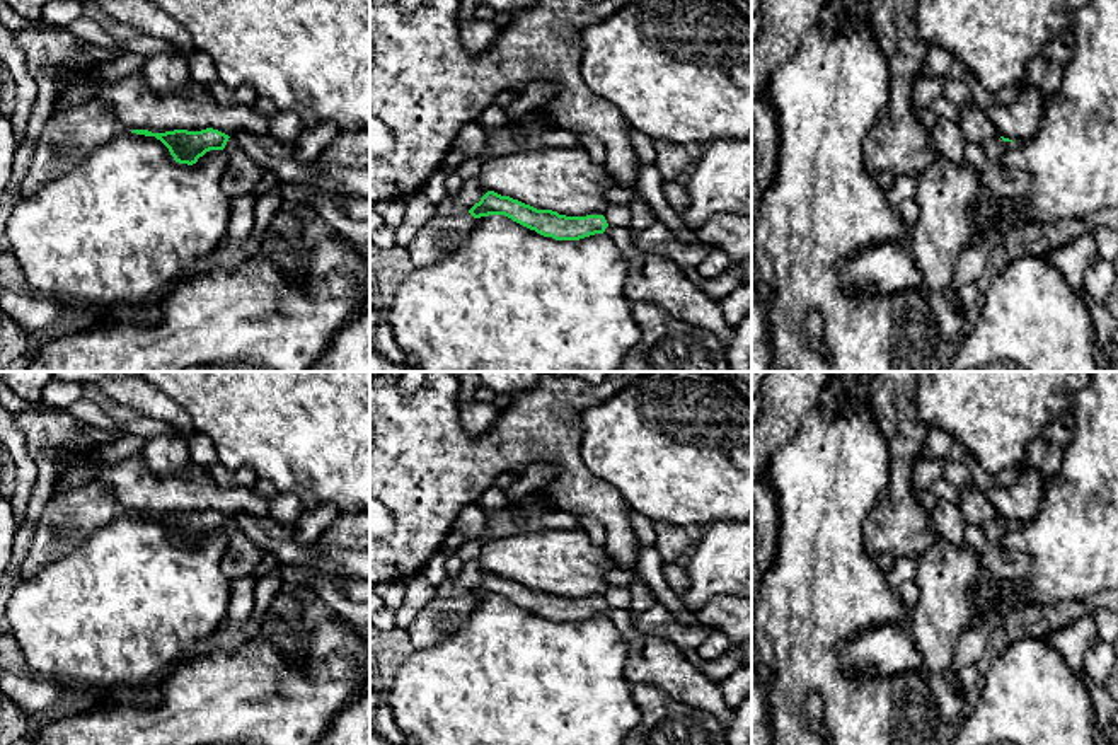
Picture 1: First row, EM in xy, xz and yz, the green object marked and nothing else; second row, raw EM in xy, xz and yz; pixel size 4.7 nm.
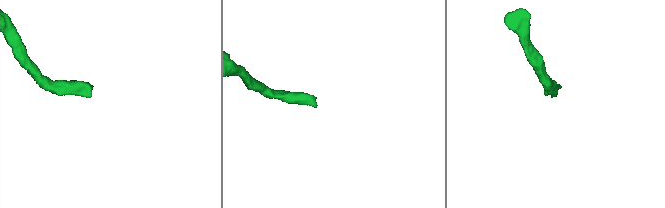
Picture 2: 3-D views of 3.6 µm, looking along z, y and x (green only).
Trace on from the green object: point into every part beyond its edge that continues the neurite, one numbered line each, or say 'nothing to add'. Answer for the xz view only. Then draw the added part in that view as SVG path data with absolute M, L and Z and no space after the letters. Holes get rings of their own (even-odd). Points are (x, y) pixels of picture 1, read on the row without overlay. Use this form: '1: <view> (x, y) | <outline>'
1: xz (651, 660) | M608 607L603 615L625 644L625 679L631 685L653 685L690 707L712 714L726 730L731 726L736 711L724 702L717 684L690 665L677 644L637 629L627 609Z

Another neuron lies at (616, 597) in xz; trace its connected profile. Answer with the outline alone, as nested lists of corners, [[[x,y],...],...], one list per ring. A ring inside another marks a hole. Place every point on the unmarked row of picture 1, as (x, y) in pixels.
[[[608,586],[602,595],[610,609],[631,607],[631,593],[627,588]]]

